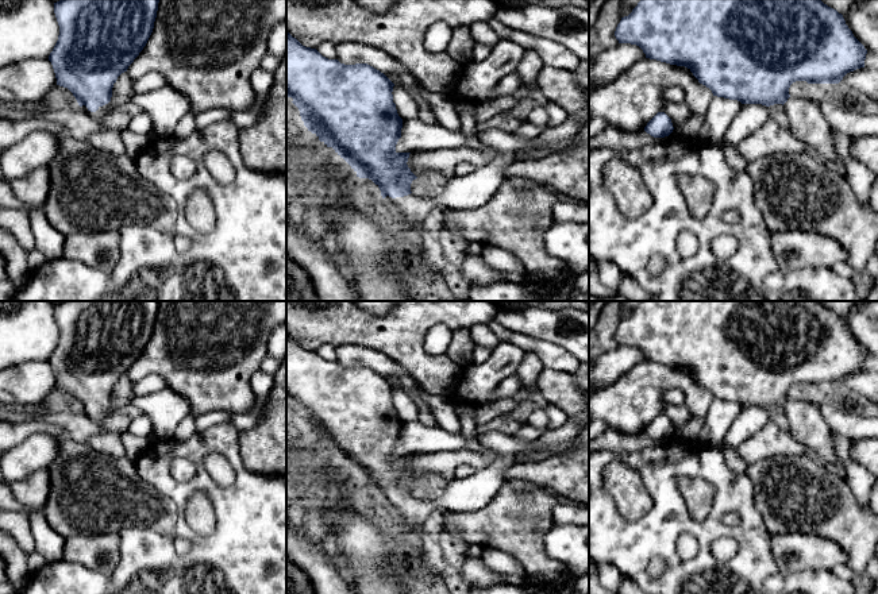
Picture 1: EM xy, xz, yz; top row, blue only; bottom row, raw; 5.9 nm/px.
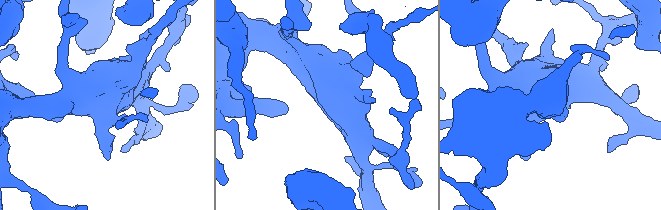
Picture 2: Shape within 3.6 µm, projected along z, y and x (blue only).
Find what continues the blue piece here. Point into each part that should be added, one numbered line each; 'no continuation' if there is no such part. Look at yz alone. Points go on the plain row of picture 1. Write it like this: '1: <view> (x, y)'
1: yz (807, 425)

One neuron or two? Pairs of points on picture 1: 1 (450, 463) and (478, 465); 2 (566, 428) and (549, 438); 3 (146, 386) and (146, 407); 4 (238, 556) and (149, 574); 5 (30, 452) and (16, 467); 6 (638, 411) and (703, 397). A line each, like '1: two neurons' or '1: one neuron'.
1: one neuron
2: one neuron
3: two neurons
4: one neuron
5: one neuron
6: one neuron

